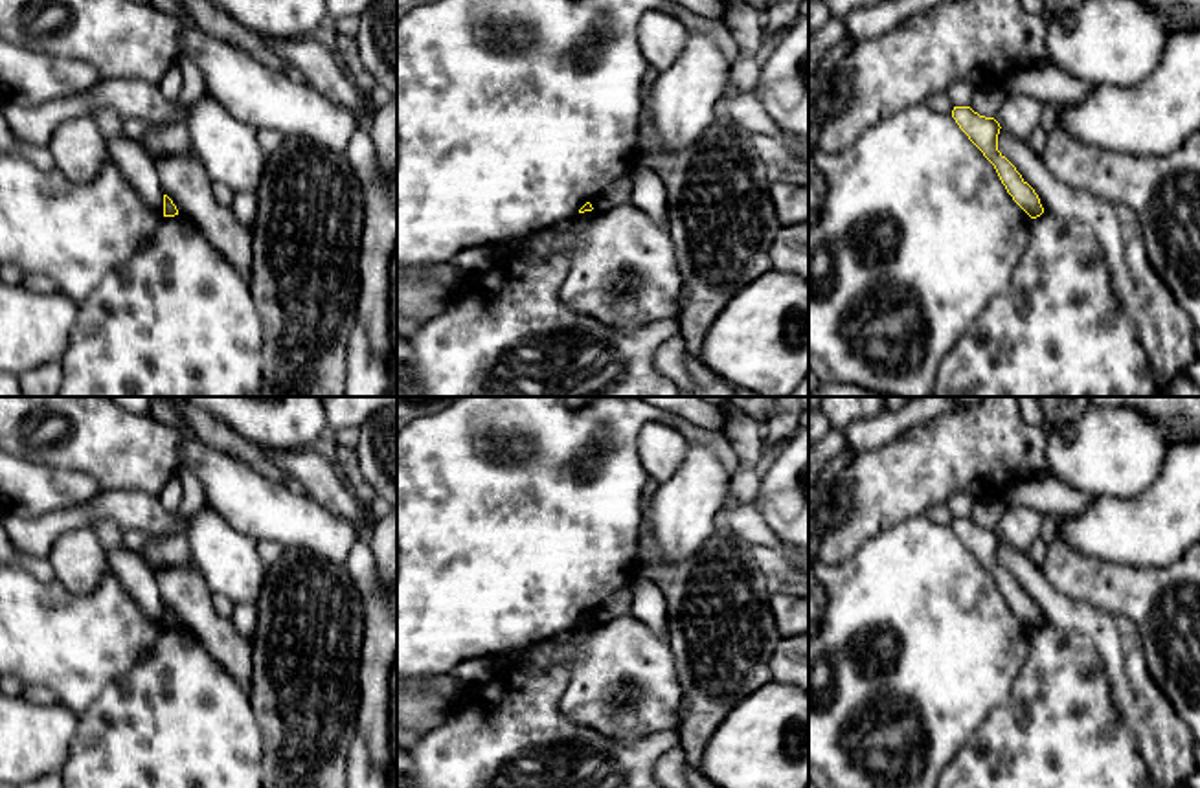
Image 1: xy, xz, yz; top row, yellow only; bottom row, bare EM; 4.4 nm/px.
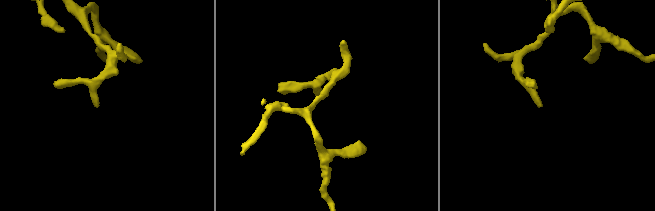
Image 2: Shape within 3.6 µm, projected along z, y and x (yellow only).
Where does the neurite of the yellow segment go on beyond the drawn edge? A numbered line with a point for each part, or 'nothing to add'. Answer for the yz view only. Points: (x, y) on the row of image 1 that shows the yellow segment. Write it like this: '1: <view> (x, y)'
nothing to add

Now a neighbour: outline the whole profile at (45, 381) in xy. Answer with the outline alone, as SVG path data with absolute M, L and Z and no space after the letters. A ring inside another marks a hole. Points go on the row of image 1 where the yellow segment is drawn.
M53 360L18 377L24 397L59 397L61 382L61 360Z

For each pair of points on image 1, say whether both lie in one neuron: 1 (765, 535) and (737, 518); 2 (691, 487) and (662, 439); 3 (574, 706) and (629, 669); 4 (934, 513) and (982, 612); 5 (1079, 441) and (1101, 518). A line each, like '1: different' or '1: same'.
1: same
2: different
3: same
4: different
5: different

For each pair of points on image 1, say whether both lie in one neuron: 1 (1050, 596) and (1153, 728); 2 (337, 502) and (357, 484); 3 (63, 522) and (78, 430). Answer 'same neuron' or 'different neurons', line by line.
1: same neuron
2: different neurons
3: different neurons

